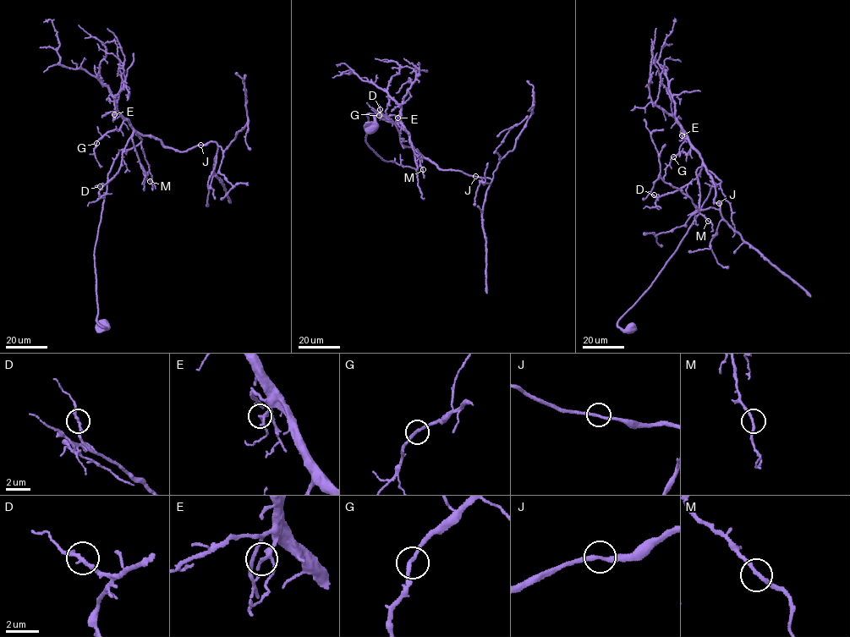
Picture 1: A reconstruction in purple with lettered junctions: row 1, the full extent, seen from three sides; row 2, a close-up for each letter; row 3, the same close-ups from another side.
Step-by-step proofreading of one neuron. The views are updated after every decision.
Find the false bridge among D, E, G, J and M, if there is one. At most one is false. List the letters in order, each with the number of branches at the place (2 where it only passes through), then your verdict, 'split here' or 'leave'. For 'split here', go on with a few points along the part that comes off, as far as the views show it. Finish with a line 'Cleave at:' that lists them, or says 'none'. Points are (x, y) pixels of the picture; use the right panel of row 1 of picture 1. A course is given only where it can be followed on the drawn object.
D: branches 2; leave
E: branches 2; leave
G: branches 2; leave
J: branches 2; leave
M: branches 2; leave
Cleave at: none

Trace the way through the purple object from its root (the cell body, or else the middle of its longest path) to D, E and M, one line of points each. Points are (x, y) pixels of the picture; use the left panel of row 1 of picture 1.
D: (104, 326), (96, 321), (95, 244), (107, 173), (120, 151), (140, 141), (136, 132), (118, 171), (100, 186)
E: (104, 326), (96, 321), (94, 255), (107, 173), (120, 151), (141, 140), (129, 121), (114, 114)
M: (104, 326), (96, 321), (95, 244), (107, 173), (120, 151), (140, 141), (134, 132), (133, 144), (150, 181)

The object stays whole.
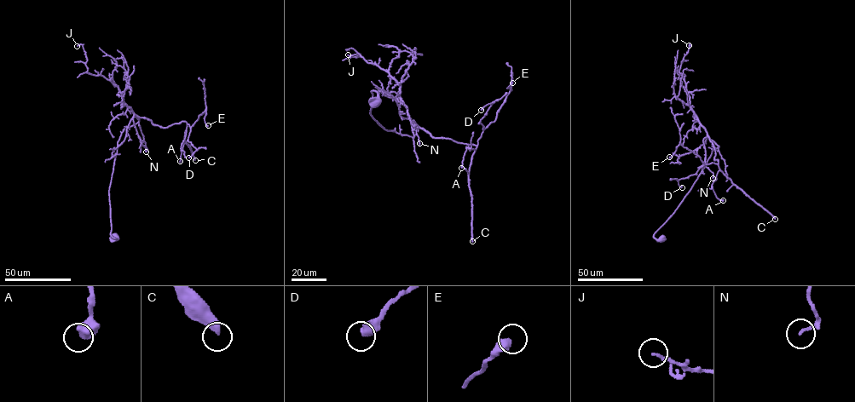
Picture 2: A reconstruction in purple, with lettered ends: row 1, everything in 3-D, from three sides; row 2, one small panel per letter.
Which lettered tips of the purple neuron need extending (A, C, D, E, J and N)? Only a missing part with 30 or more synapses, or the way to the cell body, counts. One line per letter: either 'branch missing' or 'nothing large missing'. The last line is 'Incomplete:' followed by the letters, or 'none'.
A: nothing large missing
C: branch missing
D: nothing large missing
E: nothing large missing
J: nothing large missing
N: nothing large missing
Incomplete: C

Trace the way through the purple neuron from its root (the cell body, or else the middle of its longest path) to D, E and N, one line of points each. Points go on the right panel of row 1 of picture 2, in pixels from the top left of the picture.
D: (661, 238), (654, 234), (719, 146), (709, 138), (718, 163), (704, 164), (679, 179), (682, 187)
E: (661, 238), (654, 234), (719, 146), (709, 138), (718, 163), (705, 163), (680, 144), (669, 157)
N: (661, 238), (654, 234), (719, 146), (707, 136), (705, 165), (713, 178)

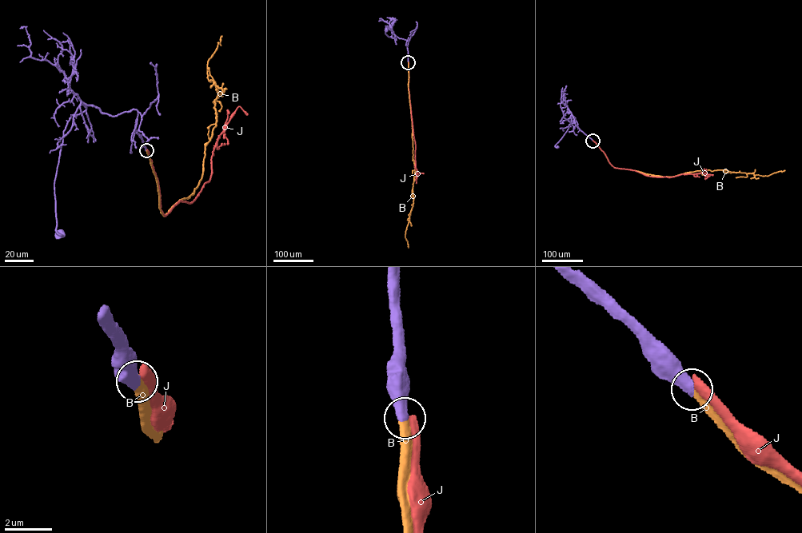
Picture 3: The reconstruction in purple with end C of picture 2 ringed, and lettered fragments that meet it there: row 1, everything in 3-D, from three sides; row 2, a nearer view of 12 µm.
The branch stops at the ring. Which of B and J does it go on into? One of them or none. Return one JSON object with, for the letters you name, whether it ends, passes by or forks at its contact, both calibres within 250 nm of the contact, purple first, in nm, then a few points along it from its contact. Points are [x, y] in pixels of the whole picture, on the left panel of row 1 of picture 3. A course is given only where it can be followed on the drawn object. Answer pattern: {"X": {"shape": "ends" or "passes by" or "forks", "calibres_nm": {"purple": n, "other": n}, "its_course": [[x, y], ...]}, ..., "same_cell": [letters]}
{"B": {"shape": "ends", "calibres_nm": {"purple": 500, "other": 460}, "its_course": [[146, 150], [165, 216], [193, 194], [202, 177], [214, 101], [223, 91], [207, 78], [208, 61], [222, 36]]}, "same_cell": ["B"]}

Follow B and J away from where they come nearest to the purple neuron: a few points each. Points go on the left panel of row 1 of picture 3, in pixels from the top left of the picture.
B: (146, 150), (165, 216), (193, 194), (202, 177), (214, 101), (223, 91), (207, 78), (208, 61), (222, 36)
J: (146, 150), (165, 216), (179, 200), (193, 201), (209, 181), (213, 150), (225, 125), (228, 144)

